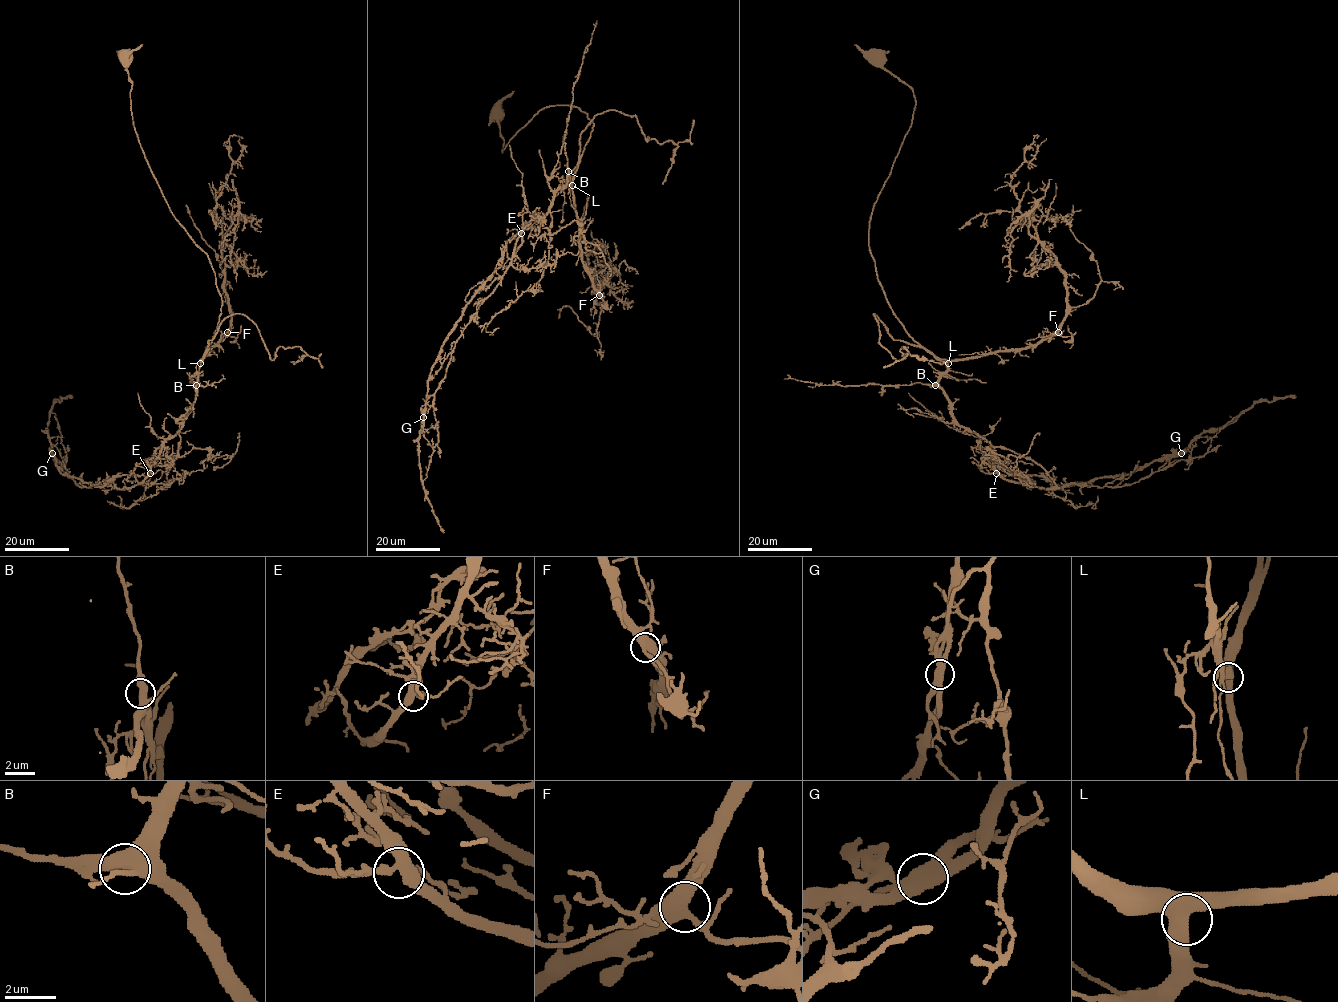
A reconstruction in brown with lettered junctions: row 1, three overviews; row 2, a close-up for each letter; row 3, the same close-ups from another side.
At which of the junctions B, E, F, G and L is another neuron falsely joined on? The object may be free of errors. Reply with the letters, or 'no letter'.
G

